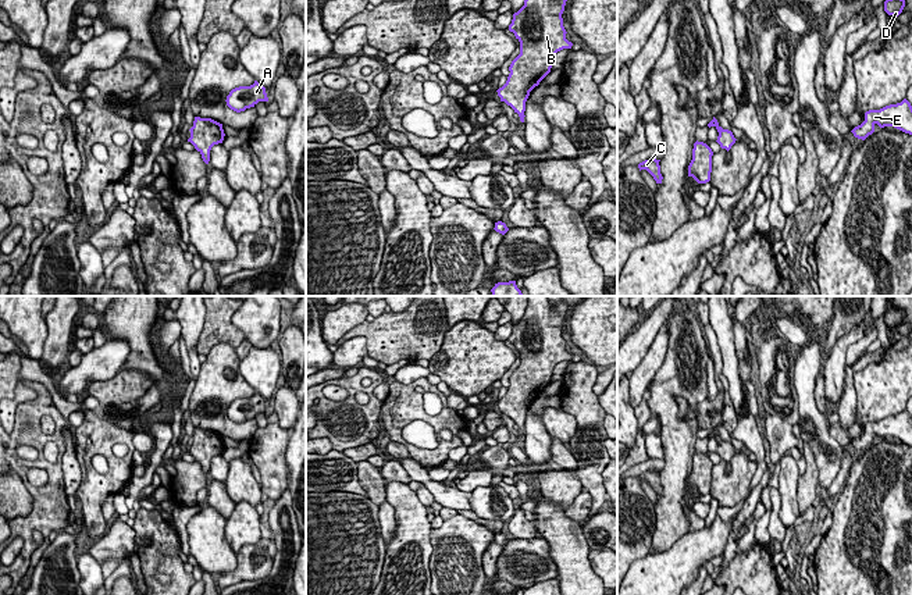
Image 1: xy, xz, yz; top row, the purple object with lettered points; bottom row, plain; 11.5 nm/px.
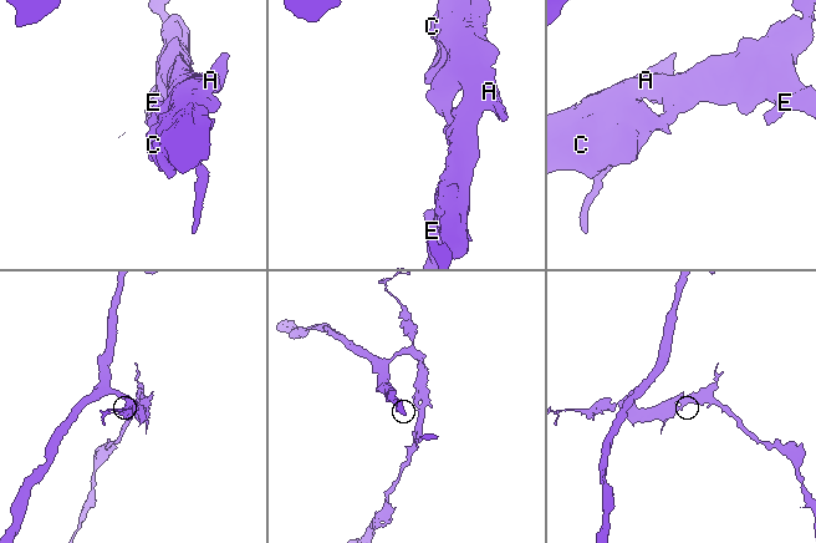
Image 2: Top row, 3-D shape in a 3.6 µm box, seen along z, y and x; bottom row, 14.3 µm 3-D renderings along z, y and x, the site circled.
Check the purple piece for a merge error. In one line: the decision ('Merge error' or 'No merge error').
No merge error

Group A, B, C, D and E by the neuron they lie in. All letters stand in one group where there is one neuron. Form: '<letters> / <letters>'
A B C D E

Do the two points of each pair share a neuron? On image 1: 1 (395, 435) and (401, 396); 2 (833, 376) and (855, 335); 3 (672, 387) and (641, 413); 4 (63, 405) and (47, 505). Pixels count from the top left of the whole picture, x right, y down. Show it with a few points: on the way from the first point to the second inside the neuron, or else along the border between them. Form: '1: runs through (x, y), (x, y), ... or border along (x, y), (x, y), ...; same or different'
1: runs through (395, 426), (395, 416), (401, 406); same
2: runs through (834, 364), (839, 349), (844, 344); same
3: border along (649, 384), (648, 408), (652, 414); different
4: border along (43, 385), (57, 410), (68, 421); different

